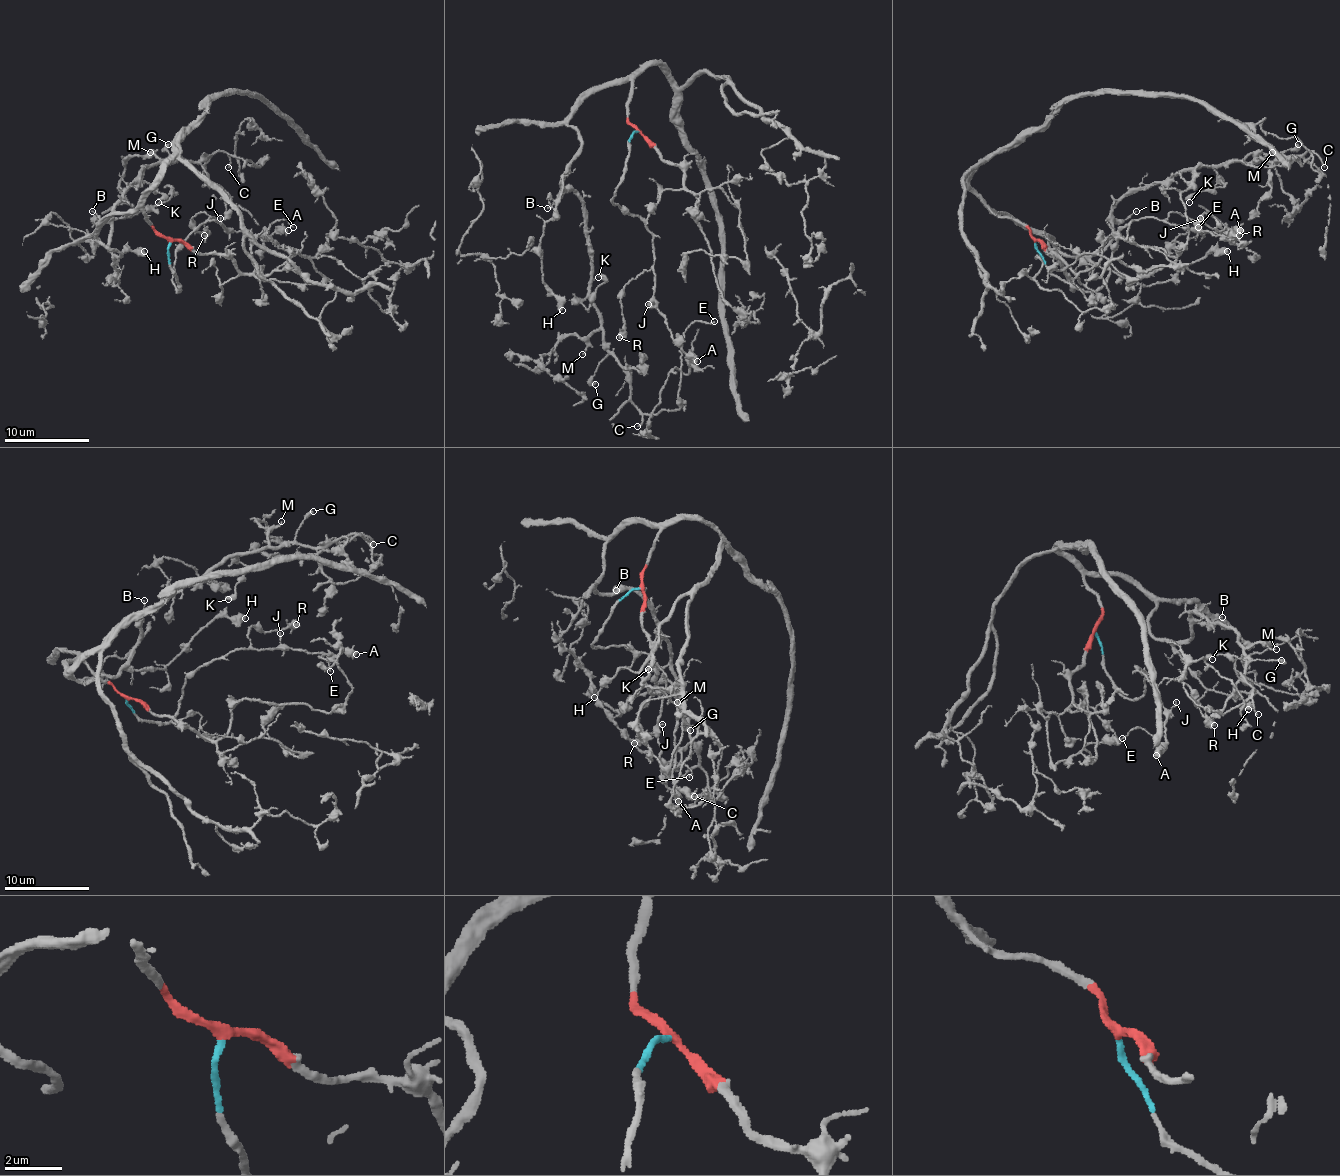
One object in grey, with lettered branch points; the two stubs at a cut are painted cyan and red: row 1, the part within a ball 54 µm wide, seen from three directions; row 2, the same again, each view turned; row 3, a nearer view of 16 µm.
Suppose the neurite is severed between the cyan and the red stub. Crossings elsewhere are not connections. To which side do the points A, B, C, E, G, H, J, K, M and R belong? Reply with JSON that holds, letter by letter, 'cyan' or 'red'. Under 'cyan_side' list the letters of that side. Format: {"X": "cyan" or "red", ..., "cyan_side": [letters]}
{"A": "cyan", "B": "red", "C": "red", "E": "cyan", "G": "red", "H": "red", "J": "cyan", "K": "red", "M": "red", "R": "cyan", "cyan_side": ["A", "E", "J", "R"]}

